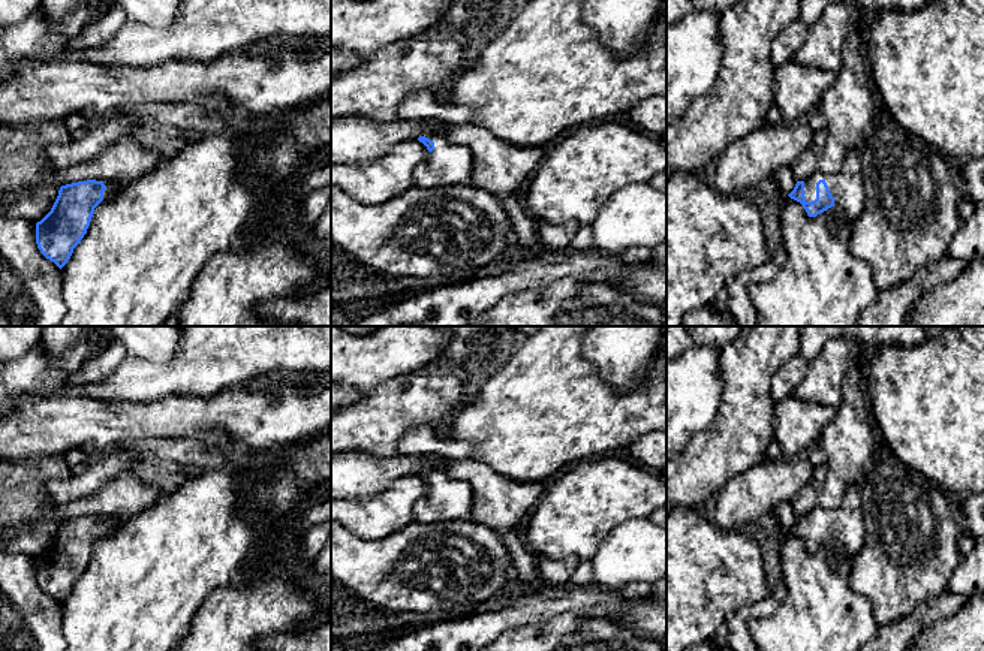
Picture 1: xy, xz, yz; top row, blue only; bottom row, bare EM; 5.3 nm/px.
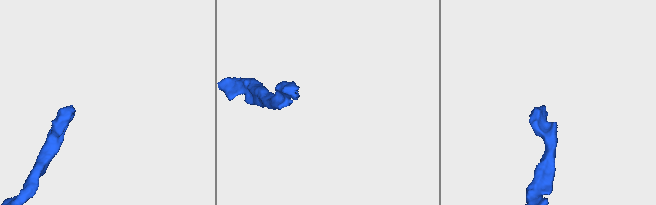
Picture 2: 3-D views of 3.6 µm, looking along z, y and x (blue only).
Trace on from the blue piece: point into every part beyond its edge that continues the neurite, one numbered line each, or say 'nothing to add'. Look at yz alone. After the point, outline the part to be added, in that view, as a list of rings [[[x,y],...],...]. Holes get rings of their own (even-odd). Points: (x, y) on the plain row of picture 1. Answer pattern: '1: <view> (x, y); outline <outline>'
1: yz (846, 521); outline [[[849,485],[840,506],[825,510],[819,504],[804,515],[806,537],[816,534],[816,518],[824,515],[834,533],[834,542],[843,546],[845,554],[854,560],[864,543],[864,516],[861,510],[861,494],[857,485]]]

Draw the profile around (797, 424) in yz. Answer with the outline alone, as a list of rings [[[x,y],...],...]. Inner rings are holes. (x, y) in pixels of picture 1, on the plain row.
[[[789,395],[774,406],[774,434],[783,458],[801,458],[807,455],[812,443],[821,441],[821,434],[834,418],[836,409],[807,403]]]

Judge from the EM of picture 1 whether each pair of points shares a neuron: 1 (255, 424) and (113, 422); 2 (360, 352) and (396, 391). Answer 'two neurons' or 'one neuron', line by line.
1: one neuron
2: two neurons

